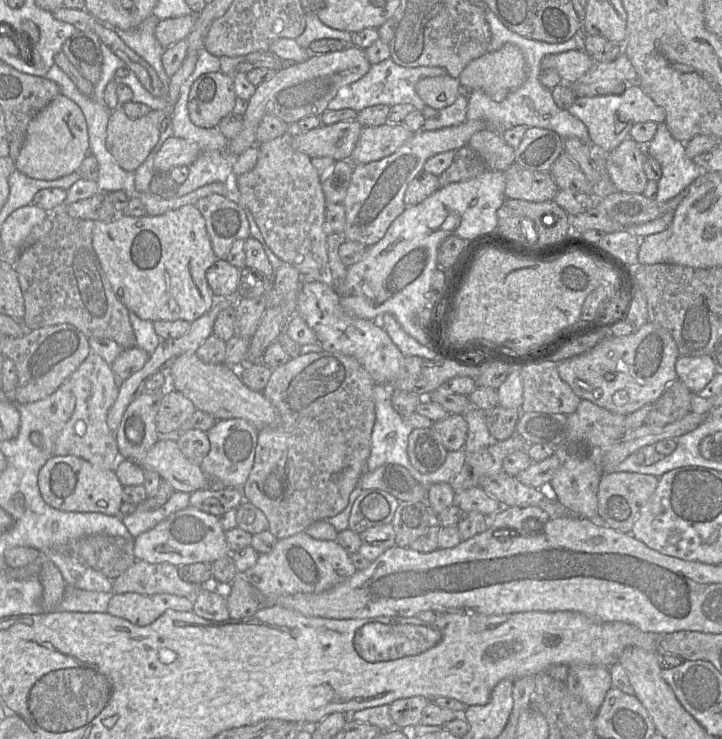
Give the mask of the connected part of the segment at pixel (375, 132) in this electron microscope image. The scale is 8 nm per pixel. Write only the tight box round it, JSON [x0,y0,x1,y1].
[349,123,413,165]

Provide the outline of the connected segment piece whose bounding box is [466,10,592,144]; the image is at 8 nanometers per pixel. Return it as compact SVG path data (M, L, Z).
M486 10L486 20L491 31L491 41L488 52L497 51L505 44L517 46L523 53L527 64L527 78L523 85L514 92L511 92L503 101L493 101L484 91L473 90L468 92L467 120L482 120L487 123L486 130L494 130L503 134L506 130L515 126L526 126L527 128L543 128L556 132L562 139L577 137L583 143L590 142L588 129L585 124L569 113L568 110L560 109L552 97L551 90L544 87L539 75L542 71L541 60L549 54L560 54L562 52L575 50L580 47L580 40L583 40L584 31L581 28L577 35L574 35L566 42L547 43L538 40L528 39L508 29L499 18L491 11Z

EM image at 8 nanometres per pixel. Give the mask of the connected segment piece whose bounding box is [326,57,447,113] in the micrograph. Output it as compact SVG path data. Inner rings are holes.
M389 57L380 63L373 64L369 71L358 81L339 89L336 96L328 103L326 110L352 109L358 113L374 105L410 104L415 110L421 112L426 104L416 92L417 82L423 78L444 75L447 75L447 70L441 67L404 68L395 64Z

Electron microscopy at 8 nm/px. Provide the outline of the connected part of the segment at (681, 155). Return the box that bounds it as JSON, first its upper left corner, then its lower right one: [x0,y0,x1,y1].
[644,123,704,203]

